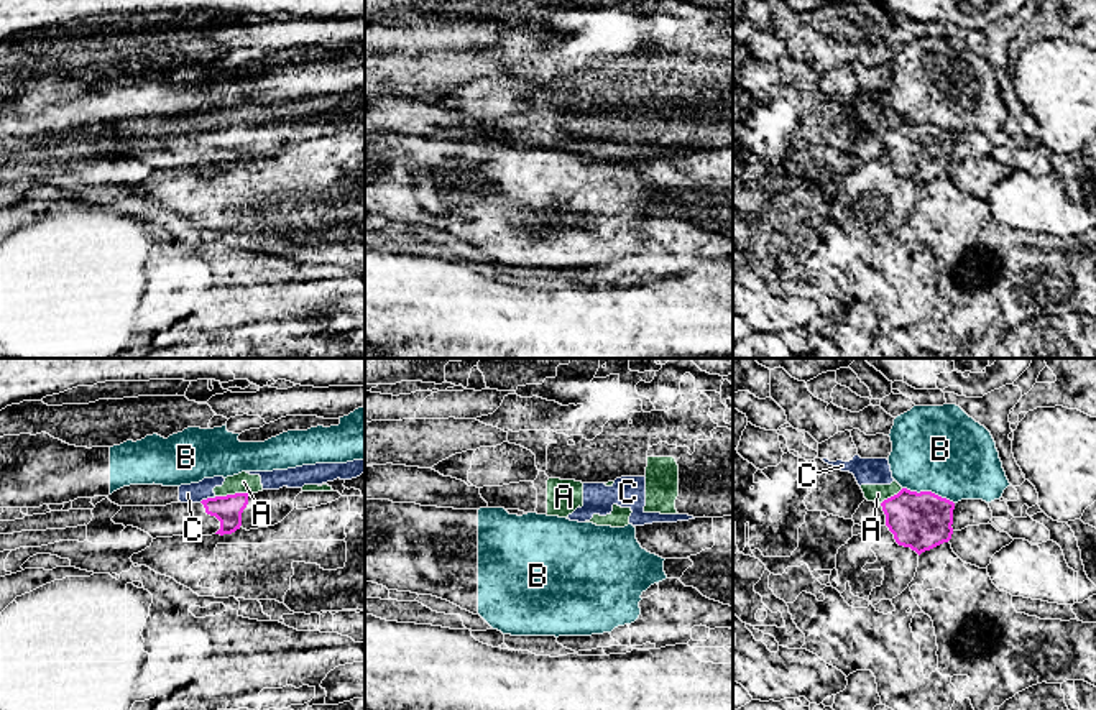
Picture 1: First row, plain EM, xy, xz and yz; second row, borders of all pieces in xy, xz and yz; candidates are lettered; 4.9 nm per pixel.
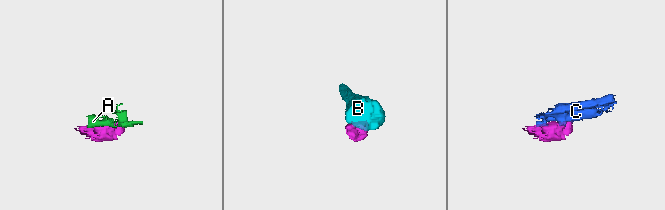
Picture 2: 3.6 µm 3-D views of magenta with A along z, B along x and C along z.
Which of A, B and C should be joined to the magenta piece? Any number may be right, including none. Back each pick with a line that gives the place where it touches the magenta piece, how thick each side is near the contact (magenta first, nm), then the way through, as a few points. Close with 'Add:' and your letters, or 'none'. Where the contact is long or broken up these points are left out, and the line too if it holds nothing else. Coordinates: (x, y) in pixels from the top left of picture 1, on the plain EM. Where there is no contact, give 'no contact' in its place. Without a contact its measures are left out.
Add: none

